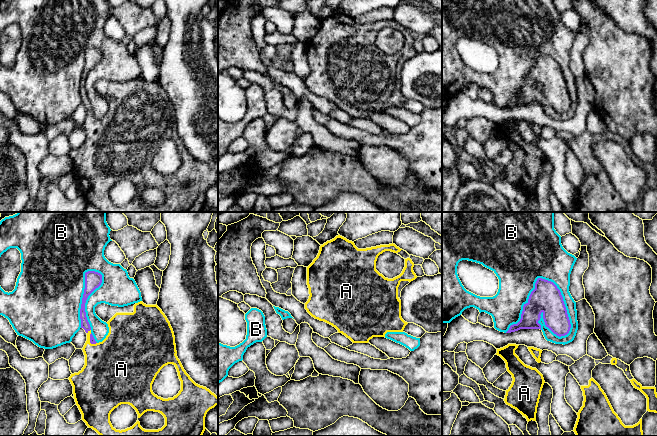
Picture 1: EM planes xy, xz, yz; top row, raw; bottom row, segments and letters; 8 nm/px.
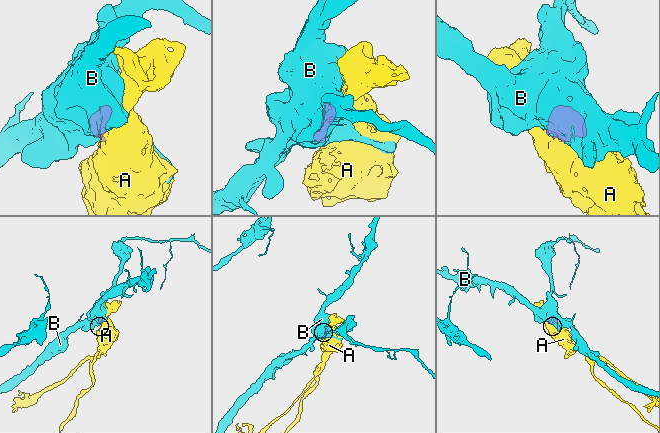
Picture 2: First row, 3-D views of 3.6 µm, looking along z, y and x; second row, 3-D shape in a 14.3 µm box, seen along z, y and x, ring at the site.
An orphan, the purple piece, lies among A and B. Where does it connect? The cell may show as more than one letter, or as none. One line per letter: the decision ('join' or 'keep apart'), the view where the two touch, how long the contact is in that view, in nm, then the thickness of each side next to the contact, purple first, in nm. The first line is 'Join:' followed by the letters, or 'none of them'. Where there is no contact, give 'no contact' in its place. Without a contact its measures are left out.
Join: A
A: join | xy | 50 nm | 70/260 nm
B: keep apart | yz | 550 nm | 240/360 nm

